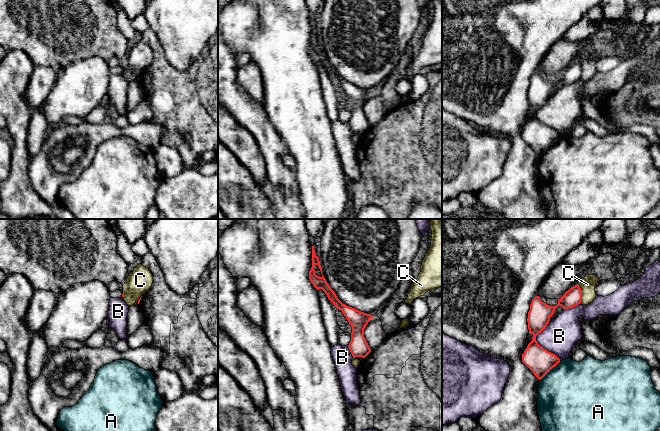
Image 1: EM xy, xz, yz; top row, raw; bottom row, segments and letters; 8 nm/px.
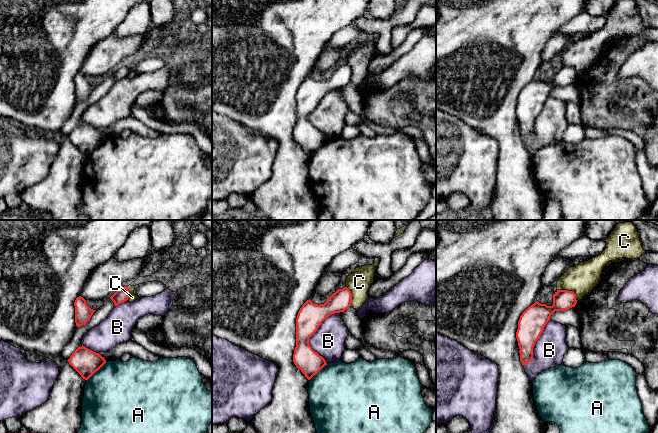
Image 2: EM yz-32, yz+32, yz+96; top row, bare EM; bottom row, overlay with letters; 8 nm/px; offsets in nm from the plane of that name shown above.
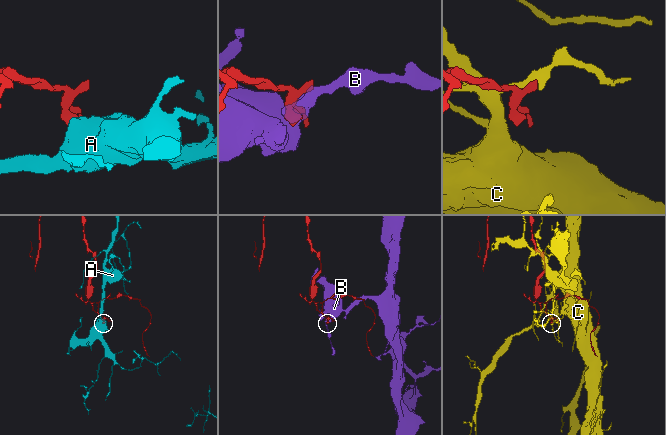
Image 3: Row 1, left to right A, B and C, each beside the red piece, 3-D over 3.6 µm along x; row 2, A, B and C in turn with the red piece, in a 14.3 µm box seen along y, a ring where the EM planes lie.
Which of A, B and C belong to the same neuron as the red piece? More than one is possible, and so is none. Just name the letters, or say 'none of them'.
none of them

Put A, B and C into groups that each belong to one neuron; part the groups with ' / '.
A / B / C

